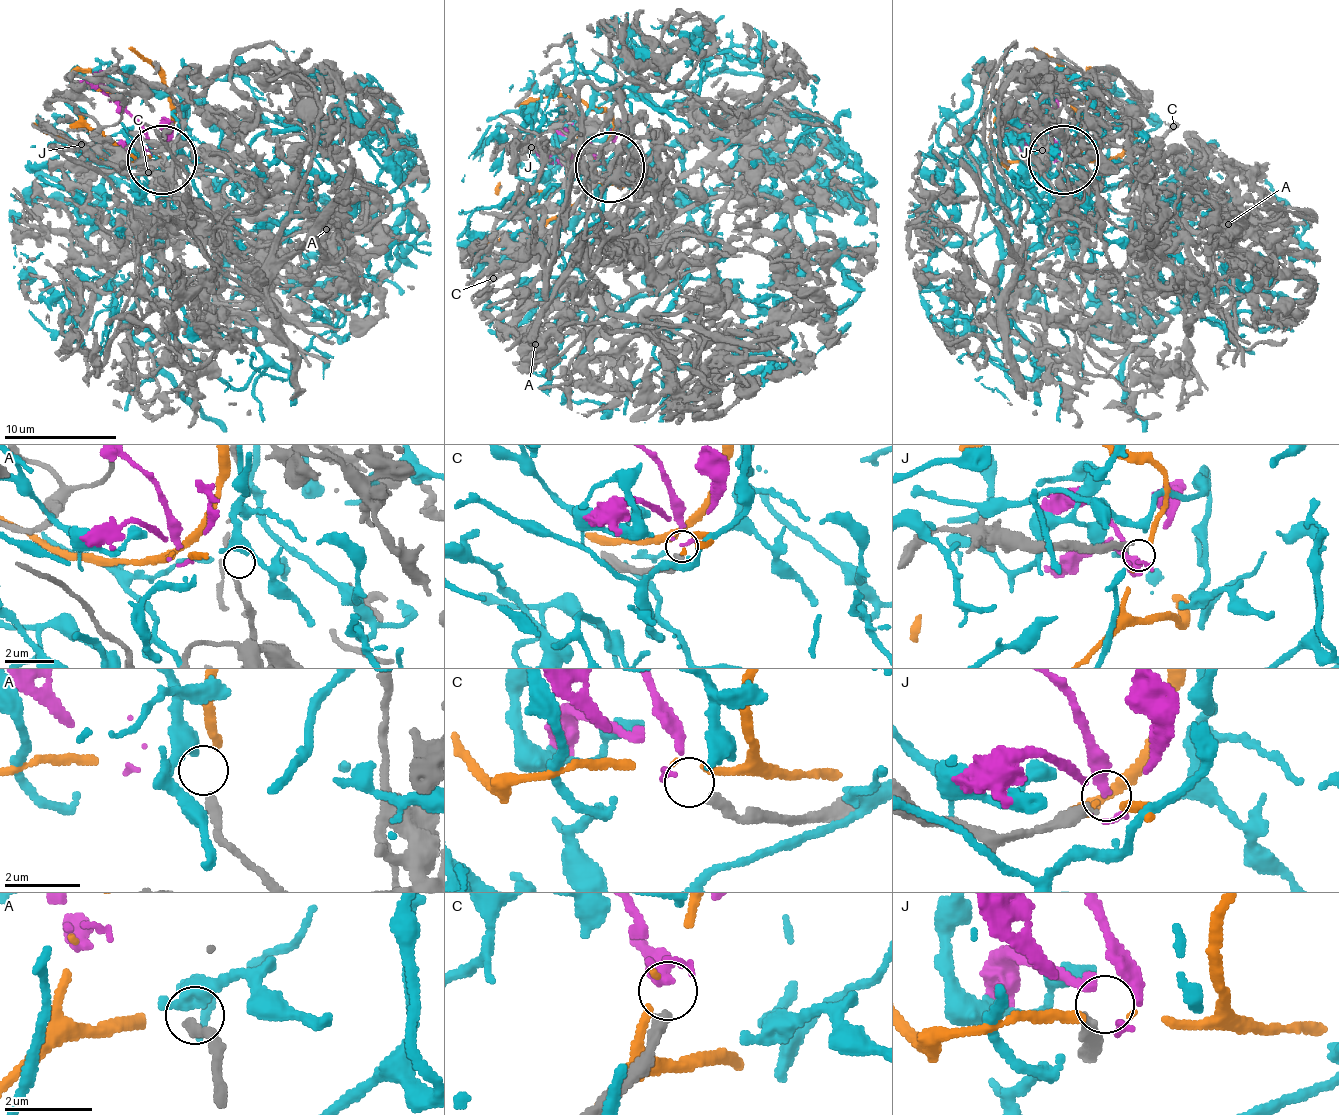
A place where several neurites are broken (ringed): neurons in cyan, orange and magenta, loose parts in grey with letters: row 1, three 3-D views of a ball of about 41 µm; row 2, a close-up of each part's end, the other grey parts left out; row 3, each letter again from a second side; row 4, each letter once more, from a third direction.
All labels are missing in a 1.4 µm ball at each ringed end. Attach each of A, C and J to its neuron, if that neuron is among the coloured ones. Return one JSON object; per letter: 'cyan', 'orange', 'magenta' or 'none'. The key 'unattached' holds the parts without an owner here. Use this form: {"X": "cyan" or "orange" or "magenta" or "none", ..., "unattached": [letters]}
{"A": "none", "C": "magenta", "J": "none", "unattached": ["A", "J"]}

